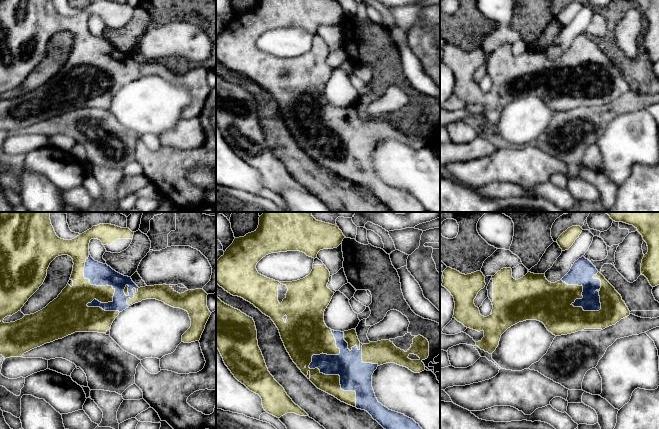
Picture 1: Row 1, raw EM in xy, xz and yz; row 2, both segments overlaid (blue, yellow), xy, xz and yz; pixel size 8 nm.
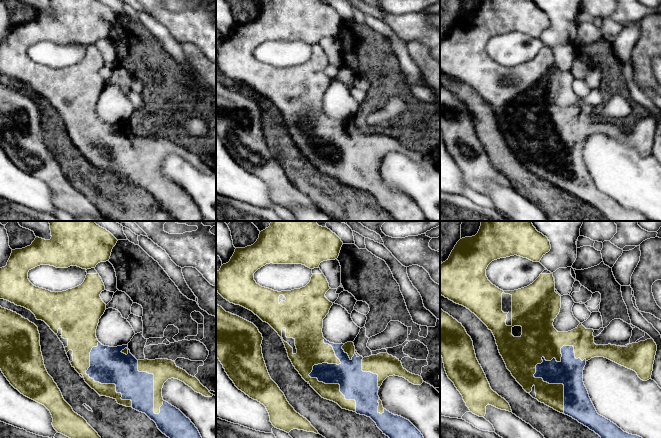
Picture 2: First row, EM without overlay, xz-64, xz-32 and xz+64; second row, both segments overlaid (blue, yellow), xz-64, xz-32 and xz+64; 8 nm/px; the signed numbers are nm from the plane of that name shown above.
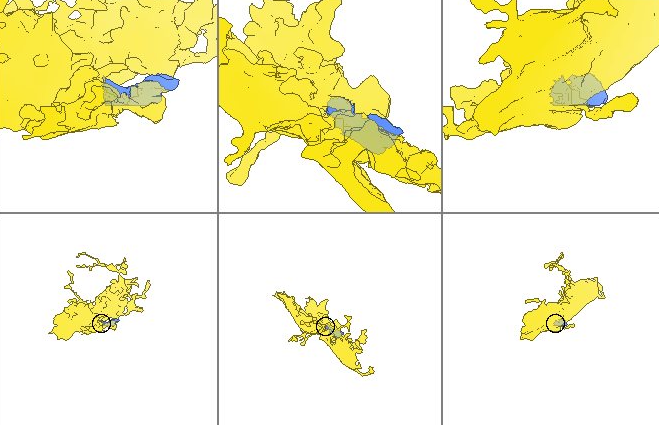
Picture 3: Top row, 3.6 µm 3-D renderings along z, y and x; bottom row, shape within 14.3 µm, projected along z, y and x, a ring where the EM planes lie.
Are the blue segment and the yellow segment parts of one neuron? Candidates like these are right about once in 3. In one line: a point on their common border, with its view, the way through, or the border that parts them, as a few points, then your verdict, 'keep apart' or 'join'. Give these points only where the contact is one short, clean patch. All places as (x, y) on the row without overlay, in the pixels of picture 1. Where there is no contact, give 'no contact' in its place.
contact xz (314, 144); join

